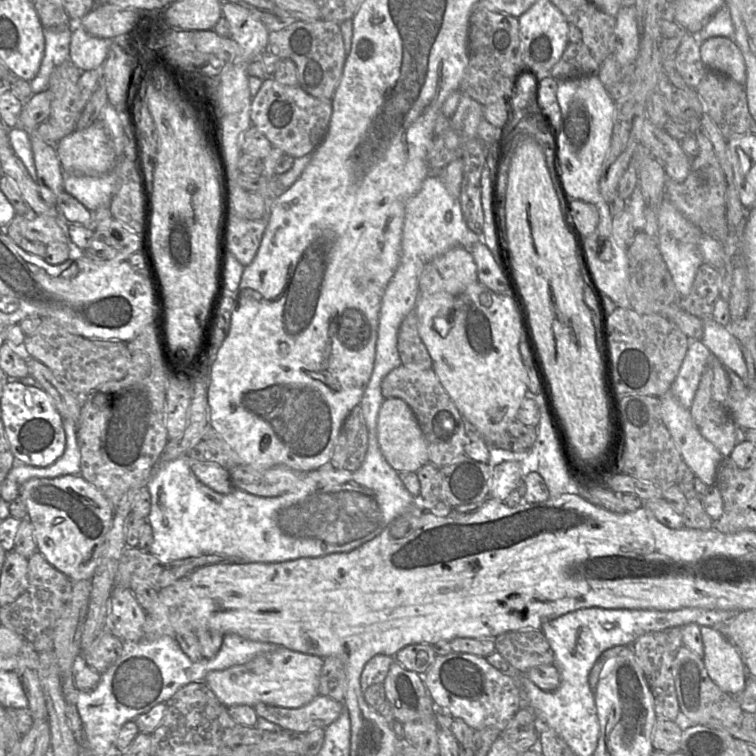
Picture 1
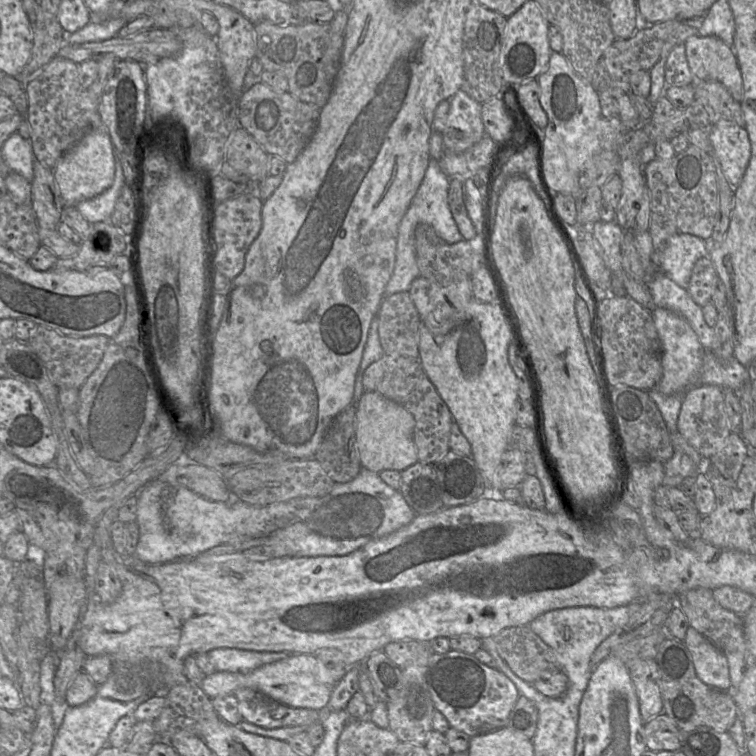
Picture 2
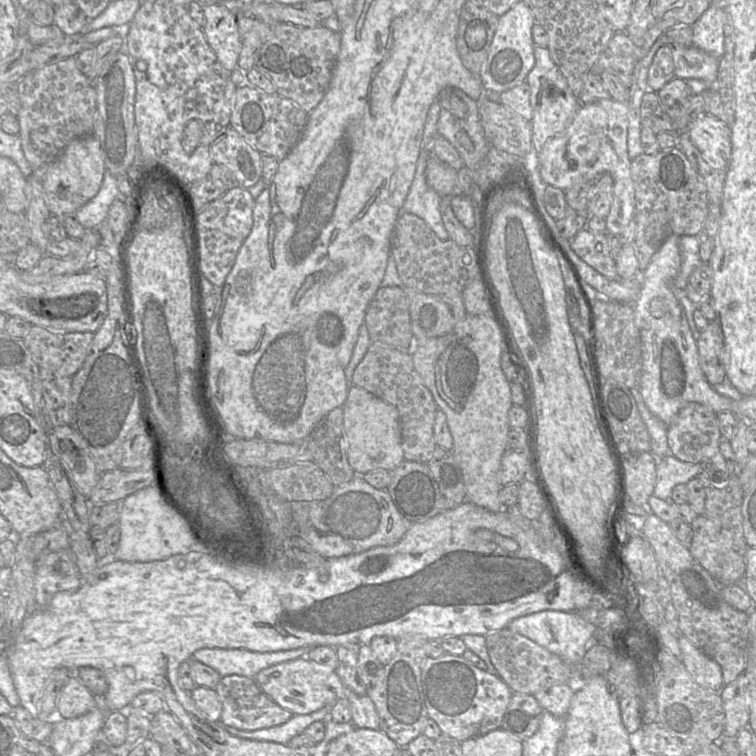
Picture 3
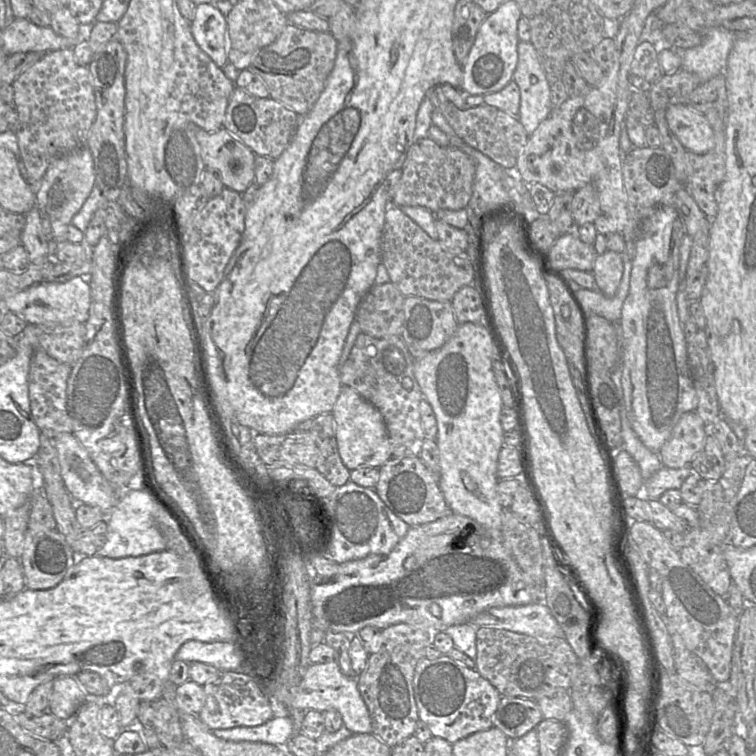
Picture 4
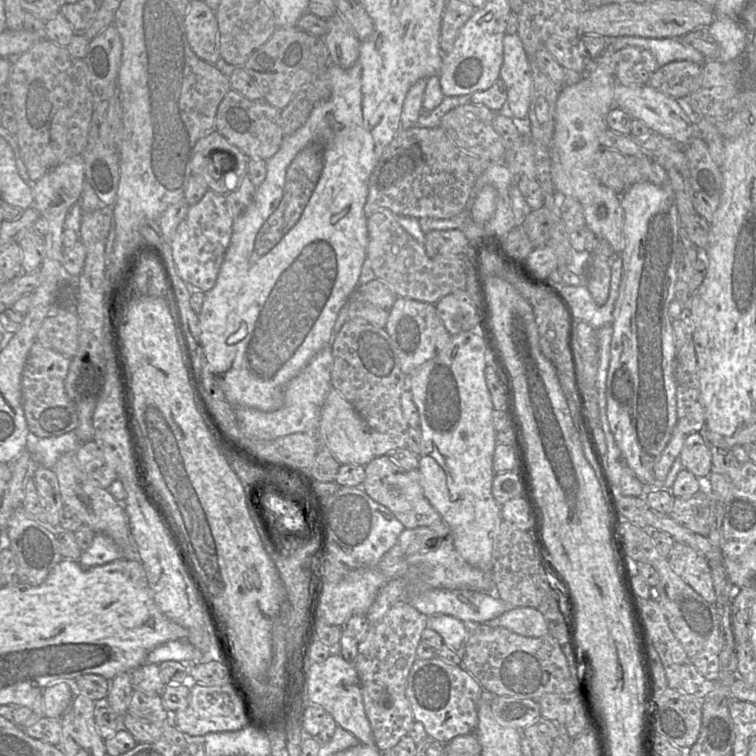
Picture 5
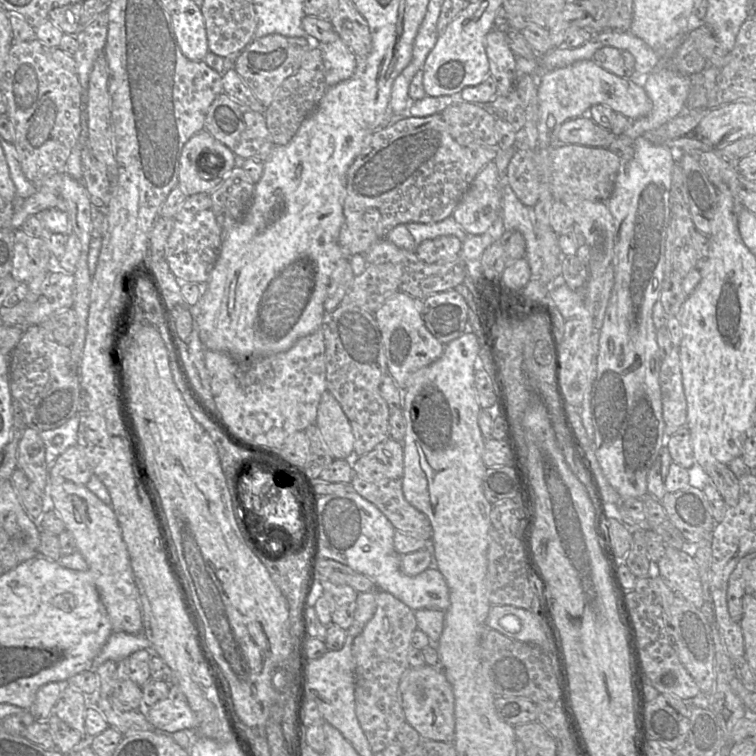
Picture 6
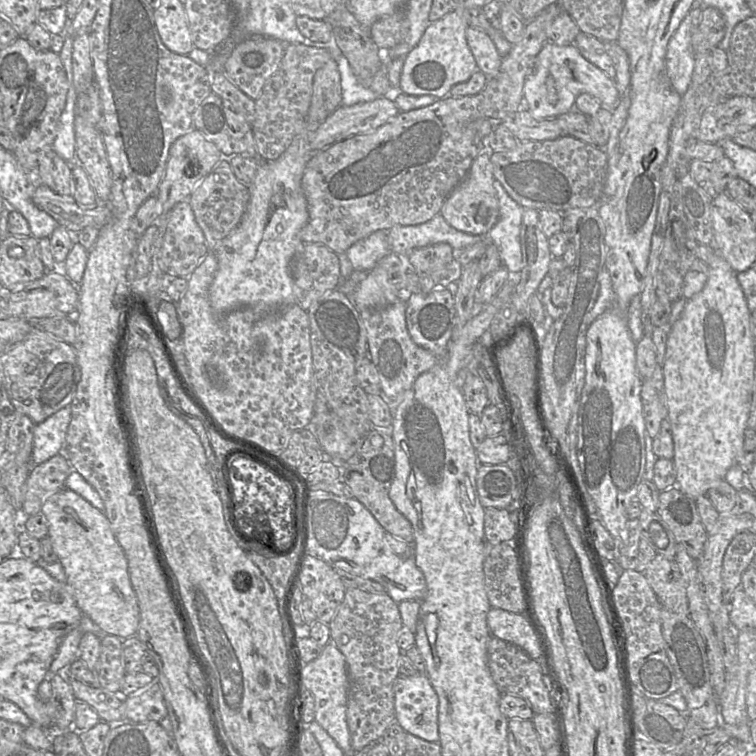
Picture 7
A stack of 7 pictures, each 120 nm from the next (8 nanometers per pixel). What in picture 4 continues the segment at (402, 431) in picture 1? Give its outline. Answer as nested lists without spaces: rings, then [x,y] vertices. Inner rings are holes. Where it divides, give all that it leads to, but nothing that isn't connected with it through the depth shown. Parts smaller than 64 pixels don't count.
[[[342,385],[331,413],[338,452],[350,471],[362,467],[380,468],[392,458],[389,435],[381,413],[354,389]]]

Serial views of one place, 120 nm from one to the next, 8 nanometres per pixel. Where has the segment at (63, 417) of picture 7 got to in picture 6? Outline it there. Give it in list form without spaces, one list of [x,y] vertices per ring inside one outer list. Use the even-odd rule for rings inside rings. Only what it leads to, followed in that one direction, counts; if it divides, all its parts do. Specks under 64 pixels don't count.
[[[79,410],[75,416],[62,426],[38,432],[45,445],[45,461],[49,466],[69,447],[76,445],[78,428]]]

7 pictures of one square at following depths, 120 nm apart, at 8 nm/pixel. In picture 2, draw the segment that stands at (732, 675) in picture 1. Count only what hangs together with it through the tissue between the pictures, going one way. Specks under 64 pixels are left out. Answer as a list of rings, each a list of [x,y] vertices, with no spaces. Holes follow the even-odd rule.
[[[693,627],[688,628],[683,641],[691,653],[697,676],[707,685],[728,690],[732,682],[726,656]]]

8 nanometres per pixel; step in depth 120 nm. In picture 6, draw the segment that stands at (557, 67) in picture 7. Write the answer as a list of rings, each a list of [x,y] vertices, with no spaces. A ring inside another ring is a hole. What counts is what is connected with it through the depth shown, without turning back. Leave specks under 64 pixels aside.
[[[593,60],[577,61],[566,67],[548,71],[539,77],[539,141],[553,147],[565,145],[553,141],[558,127],[551,132],[551,129],[547,127],[546,119],[552,116],[560,126],[568,120],[586,115],[588,109],[597,104],[607,106],[614,112],[632,120],[648,115],[652,109],[652,101],[643,86],[630,79],[621,78],[610,73]]]

